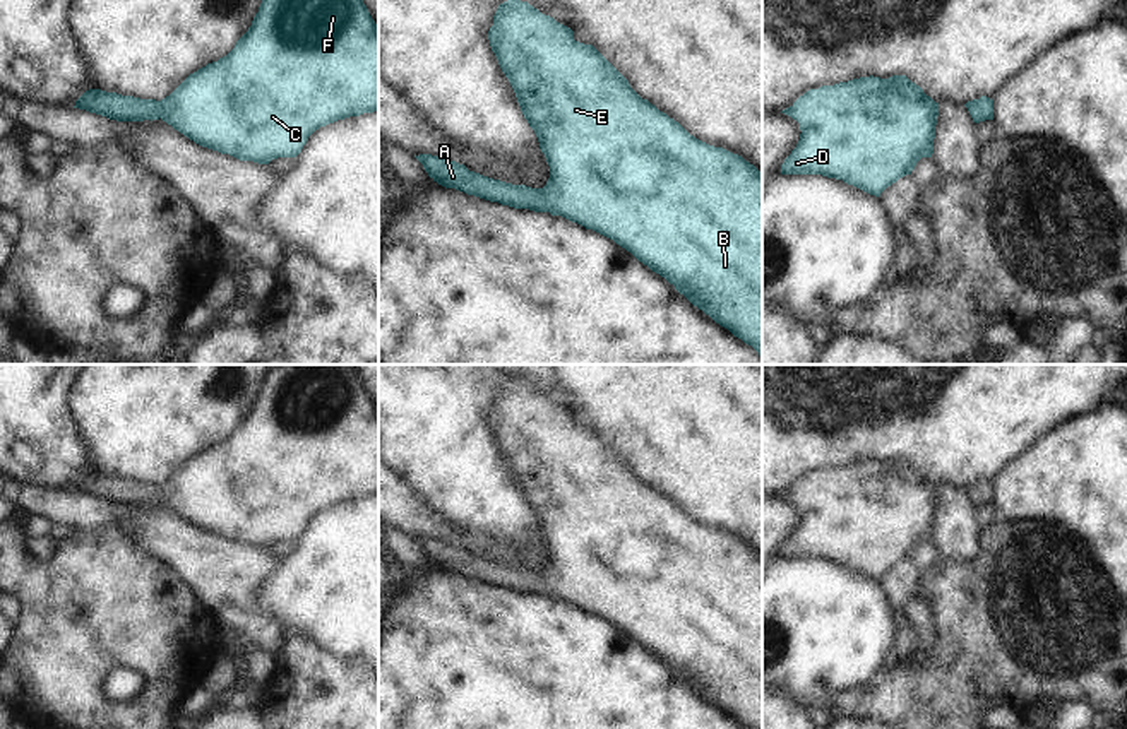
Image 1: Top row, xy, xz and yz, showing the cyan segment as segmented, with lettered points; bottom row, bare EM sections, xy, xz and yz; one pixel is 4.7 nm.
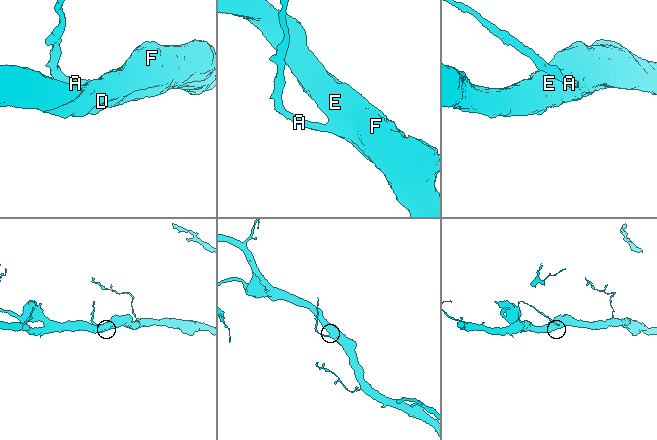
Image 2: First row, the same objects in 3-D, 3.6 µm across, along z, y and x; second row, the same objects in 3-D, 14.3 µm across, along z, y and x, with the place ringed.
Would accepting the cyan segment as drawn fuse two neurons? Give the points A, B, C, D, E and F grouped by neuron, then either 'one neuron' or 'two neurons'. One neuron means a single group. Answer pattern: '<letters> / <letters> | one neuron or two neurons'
A B C D E F | one neuron

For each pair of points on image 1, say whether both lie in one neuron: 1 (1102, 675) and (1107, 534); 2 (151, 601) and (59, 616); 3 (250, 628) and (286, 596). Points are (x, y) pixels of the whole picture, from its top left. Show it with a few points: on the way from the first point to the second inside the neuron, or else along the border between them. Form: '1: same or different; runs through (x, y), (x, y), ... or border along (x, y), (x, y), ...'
1: different; border along (1081, 539), (1109, 580)
2: same; runs through (129, 606), (93, 606), (81, 616)
3: different; border along (269, 574), (257, 591), (257, 603), (285, 634)

